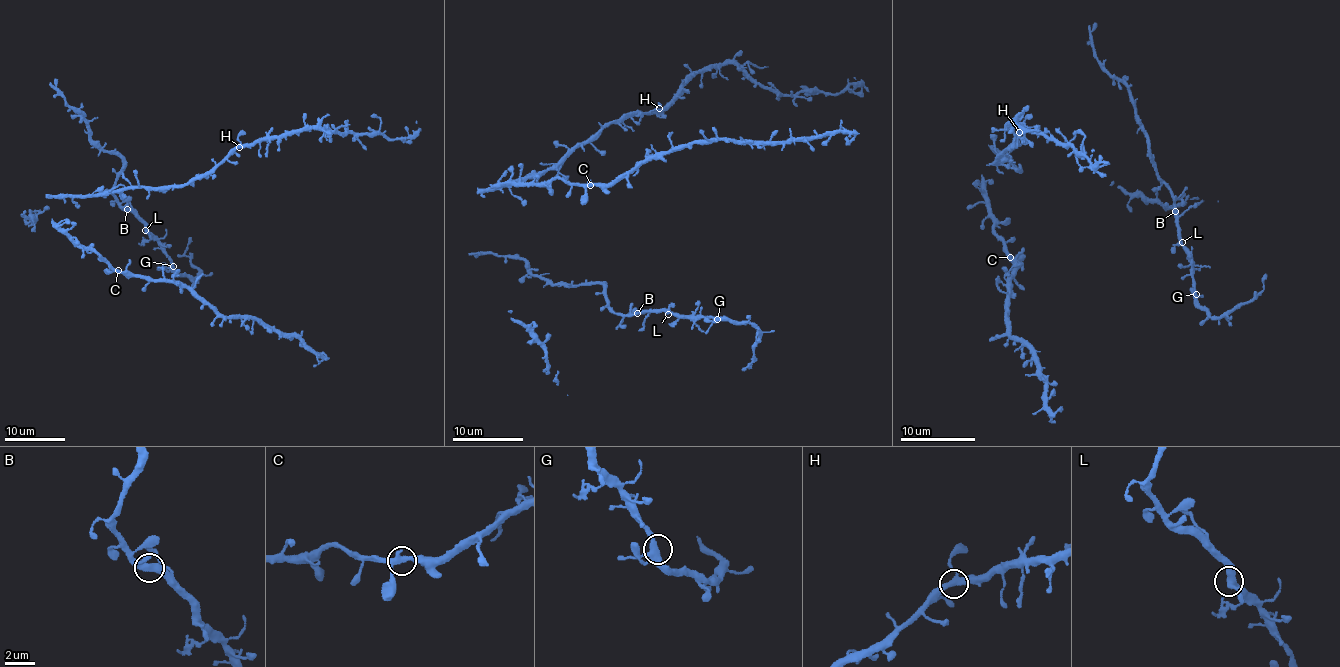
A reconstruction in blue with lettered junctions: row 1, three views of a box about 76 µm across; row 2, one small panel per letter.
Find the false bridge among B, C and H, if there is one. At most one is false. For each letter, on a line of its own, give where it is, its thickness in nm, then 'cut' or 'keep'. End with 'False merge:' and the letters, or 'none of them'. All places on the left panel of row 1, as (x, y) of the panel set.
B: place (127, 209); calibre 340 nm; keep
C: place (118, 270); calibre 320 nm; keep
H: place (239, 147); calibre 320 nm; keep
False merge: none of them

